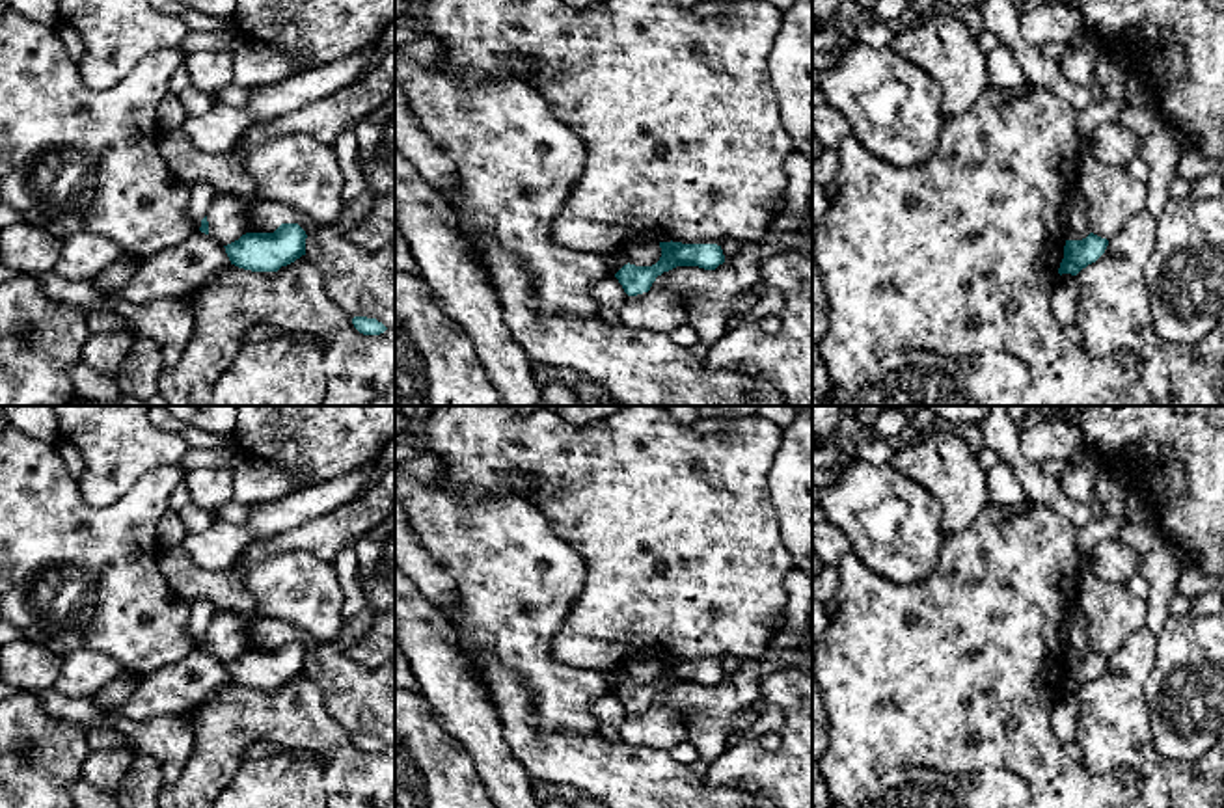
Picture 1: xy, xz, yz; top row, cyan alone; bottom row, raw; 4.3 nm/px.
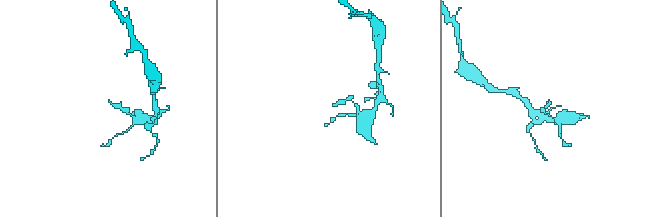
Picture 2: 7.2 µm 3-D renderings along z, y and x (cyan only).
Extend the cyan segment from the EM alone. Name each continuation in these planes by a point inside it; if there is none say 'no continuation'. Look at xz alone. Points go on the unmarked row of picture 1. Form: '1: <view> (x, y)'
no continuation

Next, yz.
no continuation

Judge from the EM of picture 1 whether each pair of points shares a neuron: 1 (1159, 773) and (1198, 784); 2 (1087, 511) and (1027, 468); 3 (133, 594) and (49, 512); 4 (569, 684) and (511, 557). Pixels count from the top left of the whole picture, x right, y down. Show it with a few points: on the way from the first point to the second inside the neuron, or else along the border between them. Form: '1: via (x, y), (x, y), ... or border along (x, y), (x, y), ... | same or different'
1: via (1169, 782), (1189, 784) | same
2: via (1072, 509), (1040, 483) | same
3: via (118, 570), (112, 557), (94, 557), (73, 537) | same
4: via (535, 656), (520, 639), (515, 591) | same

